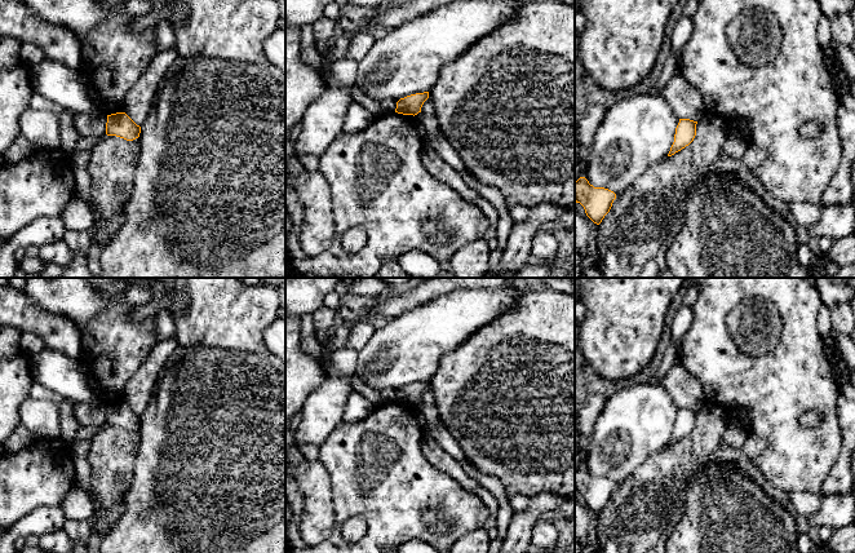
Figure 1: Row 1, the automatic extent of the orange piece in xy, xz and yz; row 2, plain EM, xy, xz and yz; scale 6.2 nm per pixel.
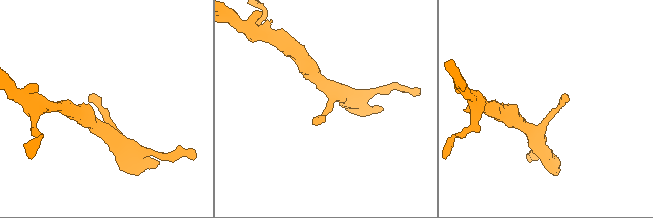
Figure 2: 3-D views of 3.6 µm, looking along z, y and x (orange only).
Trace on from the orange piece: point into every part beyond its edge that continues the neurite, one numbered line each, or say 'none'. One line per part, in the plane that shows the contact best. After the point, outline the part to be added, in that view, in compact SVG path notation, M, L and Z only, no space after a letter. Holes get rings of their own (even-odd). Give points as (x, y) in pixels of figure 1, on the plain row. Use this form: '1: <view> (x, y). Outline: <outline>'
none

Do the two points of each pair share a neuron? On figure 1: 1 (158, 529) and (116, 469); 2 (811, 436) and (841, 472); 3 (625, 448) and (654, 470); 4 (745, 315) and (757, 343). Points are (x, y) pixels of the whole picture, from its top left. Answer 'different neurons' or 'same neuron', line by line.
1: different neurons
2: different neurons
3: different neurons
4: same neuron

